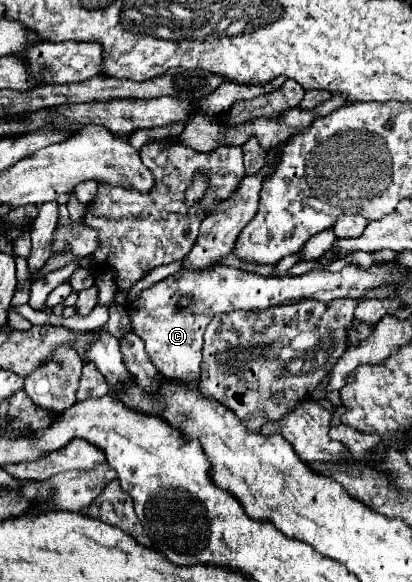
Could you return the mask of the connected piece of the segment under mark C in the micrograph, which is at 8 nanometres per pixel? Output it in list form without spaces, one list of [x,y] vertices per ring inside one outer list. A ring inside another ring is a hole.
[[[380,262],[372,264],[370,268],[346,266],[340,272],[314,270],[302,276],[282,278],[266,278],[228,266],[182,270],[142,290],[136,300],[128,304],[128,314],[132,320],[134,334],[138,334],[146,344],[146,354],[150,362],[170,380],[192,382],[200,376],[202,334],[216,314],[230,310],[262,310],[280,304],[296,304],[300,300],[330,302],[334,298],[364,298],[370,296],[370,292],[376,288],[376,282],[384,280],[396,268],[396,262]],[[182,296],[192,296],[192,302],[184,310],[178,310],[176,304]]]

